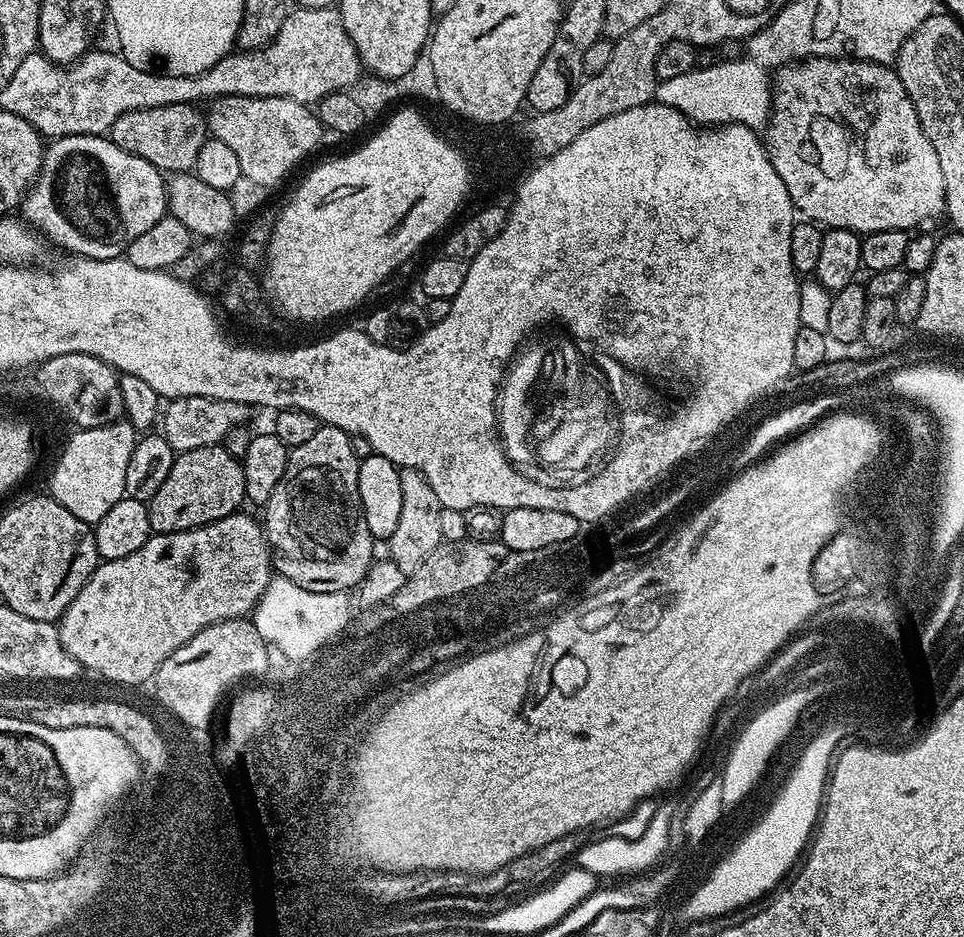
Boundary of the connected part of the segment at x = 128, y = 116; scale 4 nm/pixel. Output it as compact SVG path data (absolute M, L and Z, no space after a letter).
M175 104L127 112L118 118L118 122L114 122L110 139L122 146L122 150L146 158L146 162L165 174L192 172L198 152L210 136L205 113L196 108L199 107L192 104Z

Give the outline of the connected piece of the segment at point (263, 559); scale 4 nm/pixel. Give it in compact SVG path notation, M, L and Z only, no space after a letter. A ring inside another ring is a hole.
M244 510L234 511L226 518L190 530L153 534L148 537L144 545L138 550L134 550L134 554L126 554L126 558L117 560L105 560L96 565L94 574L86 582L86 586L82 586L78 598L74 598L74 602L70 602L70 606L58 621L60 641L66 654L70 654L70 658L77 660L81 669L88 671L89 668L90 671L97 672L102 679L109 680L112 684L144 684L148 679L151 681L157 675L156 671L161 671L166 658L170 658L170 654L174 654L174 650L178 650L178 646L186 646L186 642L190 642L190 638L194 638L194 634L206 630L206 626L217 624L223 620L239 620L247 617L262 598L273 575L272 551L268 548L268 540L264 536L261 521L257 517L255 520L254 517L247 516Z

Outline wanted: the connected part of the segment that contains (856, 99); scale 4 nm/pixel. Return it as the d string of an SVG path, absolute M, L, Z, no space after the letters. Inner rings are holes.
M810 56L807 60L785 63L775 69L772 80L772 115L766 125L766 151L774 170L778 170L778 178L786 182L786 190L792 199L792 207L801 217L815 222L825 229L845 228L851 232L867 234L878 230L902 230L911 233L924 230L927 224L935 222L946 212L946 188L942 178L942 166L938 163L938 154L934 146L930 146L930 138L926 138L926 130L922 130L922 122L916 113L916 107L909 96L906 86L902 86L900 76L895 67L886 64L875 64L873 60L853 60L835 56Z

